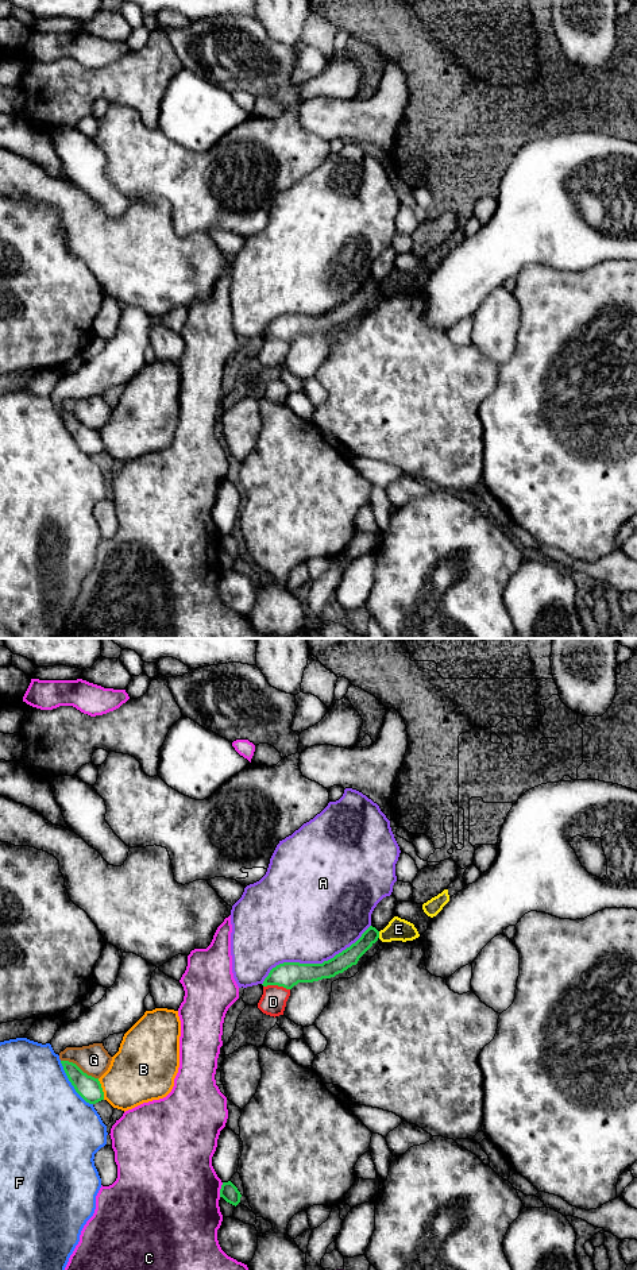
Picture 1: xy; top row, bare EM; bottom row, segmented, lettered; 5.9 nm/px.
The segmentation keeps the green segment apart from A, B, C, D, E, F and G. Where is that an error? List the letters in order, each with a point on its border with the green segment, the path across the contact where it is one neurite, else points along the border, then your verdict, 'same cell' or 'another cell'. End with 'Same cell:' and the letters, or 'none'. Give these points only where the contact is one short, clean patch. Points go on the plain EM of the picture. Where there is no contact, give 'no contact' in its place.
A: xy (313, 316) | another cell
B: xy (101, 442) | another cell
C: xy (220, 541) | another cell
D: xy (277, 336) | another cell
E: xy (378, 286) | along xy (378, 284), (379, 289) | another cell
F: xy (72, 436) | another cell
G: xy (78, 420) | another cell
Same cell: none

